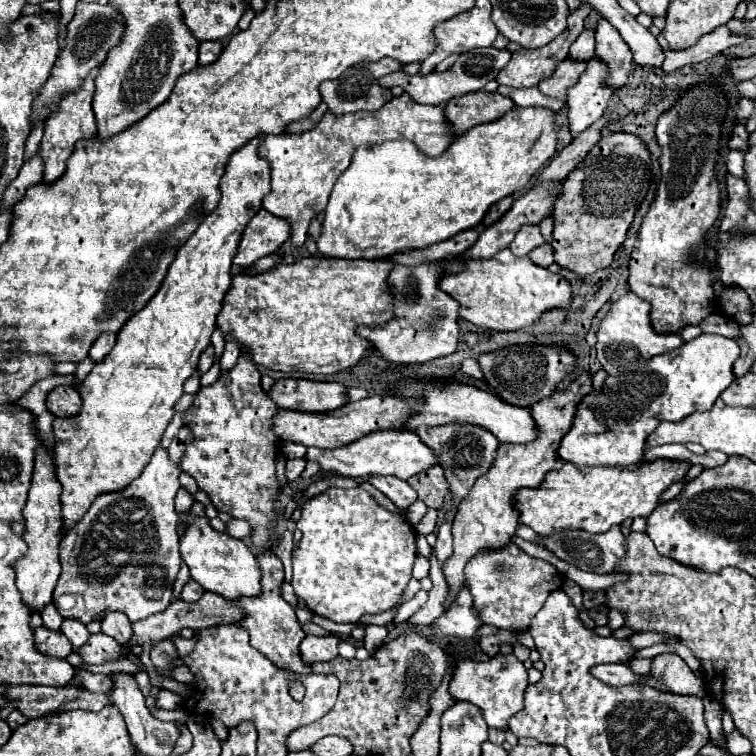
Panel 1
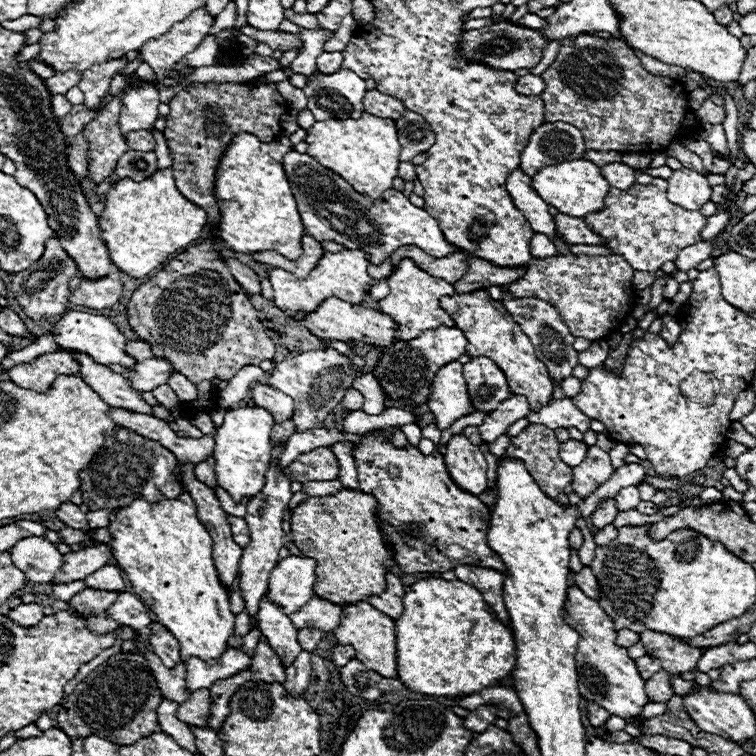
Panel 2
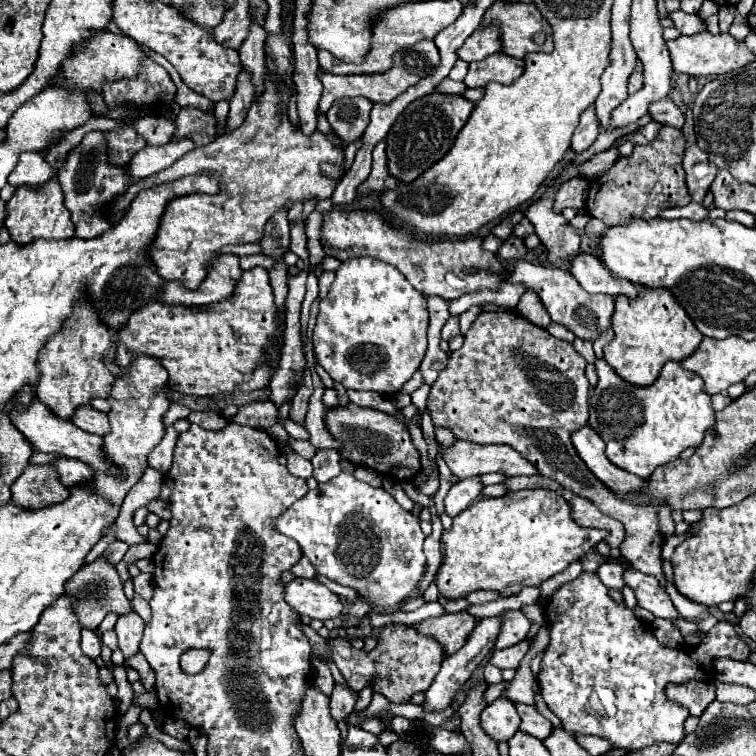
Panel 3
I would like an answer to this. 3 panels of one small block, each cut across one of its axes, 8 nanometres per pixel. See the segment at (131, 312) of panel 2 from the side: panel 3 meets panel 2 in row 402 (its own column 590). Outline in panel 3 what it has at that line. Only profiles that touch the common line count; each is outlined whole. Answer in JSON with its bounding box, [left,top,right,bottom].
[586,126,690,226]

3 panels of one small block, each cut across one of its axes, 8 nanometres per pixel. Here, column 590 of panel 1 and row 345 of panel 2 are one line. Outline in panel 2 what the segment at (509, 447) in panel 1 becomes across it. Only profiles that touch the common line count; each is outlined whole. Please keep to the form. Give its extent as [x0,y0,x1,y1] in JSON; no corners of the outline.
[294,296,396,346]

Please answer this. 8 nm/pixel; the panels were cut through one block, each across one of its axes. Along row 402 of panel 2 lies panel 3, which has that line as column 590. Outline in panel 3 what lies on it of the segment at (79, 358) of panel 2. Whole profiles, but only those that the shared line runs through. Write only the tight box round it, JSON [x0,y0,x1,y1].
[570,106,600,154]

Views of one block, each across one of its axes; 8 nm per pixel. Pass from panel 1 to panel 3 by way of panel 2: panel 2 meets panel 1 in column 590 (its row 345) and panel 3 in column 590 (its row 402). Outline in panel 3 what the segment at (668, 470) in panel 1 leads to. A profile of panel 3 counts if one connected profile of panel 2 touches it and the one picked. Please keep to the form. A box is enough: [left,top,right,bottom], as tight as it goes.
[434,490,606,600]

